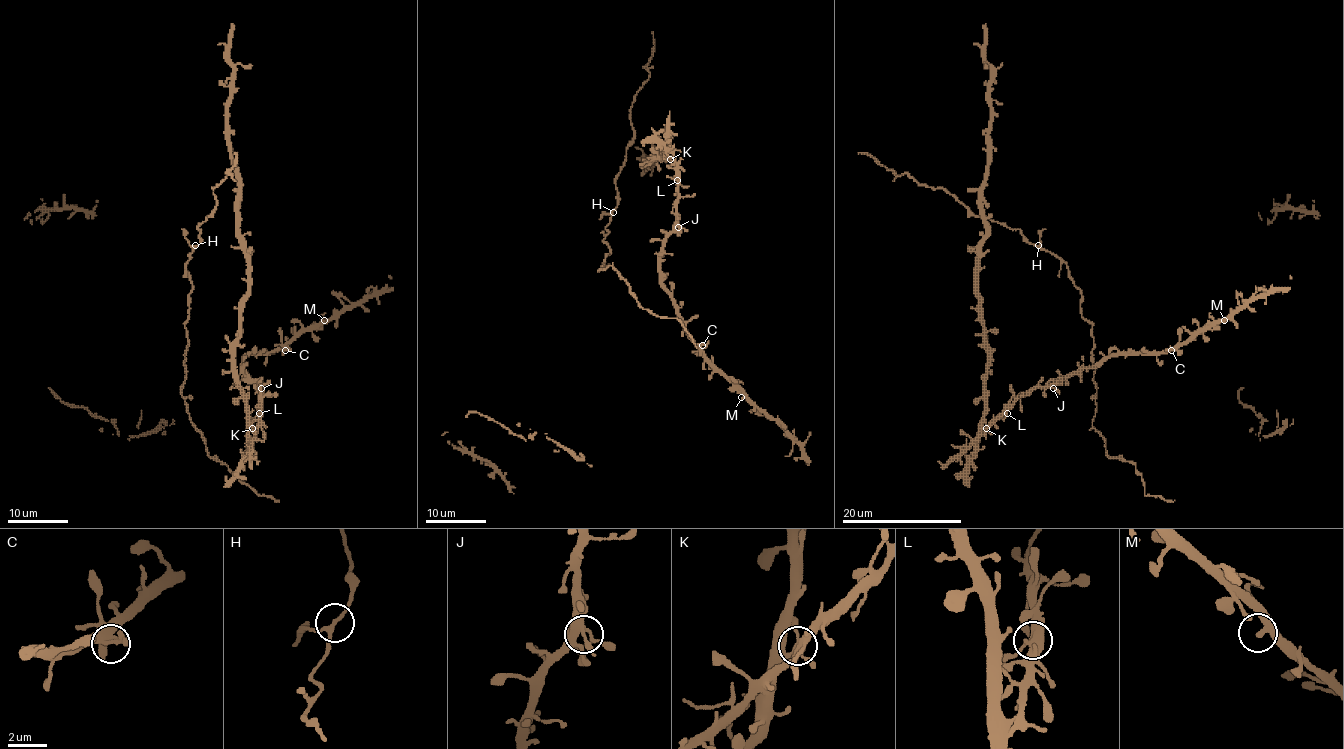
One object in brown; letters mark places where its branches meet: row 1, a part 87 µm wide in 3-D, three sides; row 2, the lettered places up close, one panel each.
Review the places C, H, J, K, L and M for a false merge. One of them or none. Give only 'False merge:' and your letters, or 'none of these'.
False merge: K

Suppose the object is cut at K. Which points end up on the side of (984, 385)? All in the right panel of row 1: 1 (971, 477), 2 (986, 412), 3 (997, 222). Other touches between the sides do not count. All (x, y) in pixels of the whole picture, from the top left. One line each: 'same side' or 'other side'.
1: same side
2: same side
3: other side

